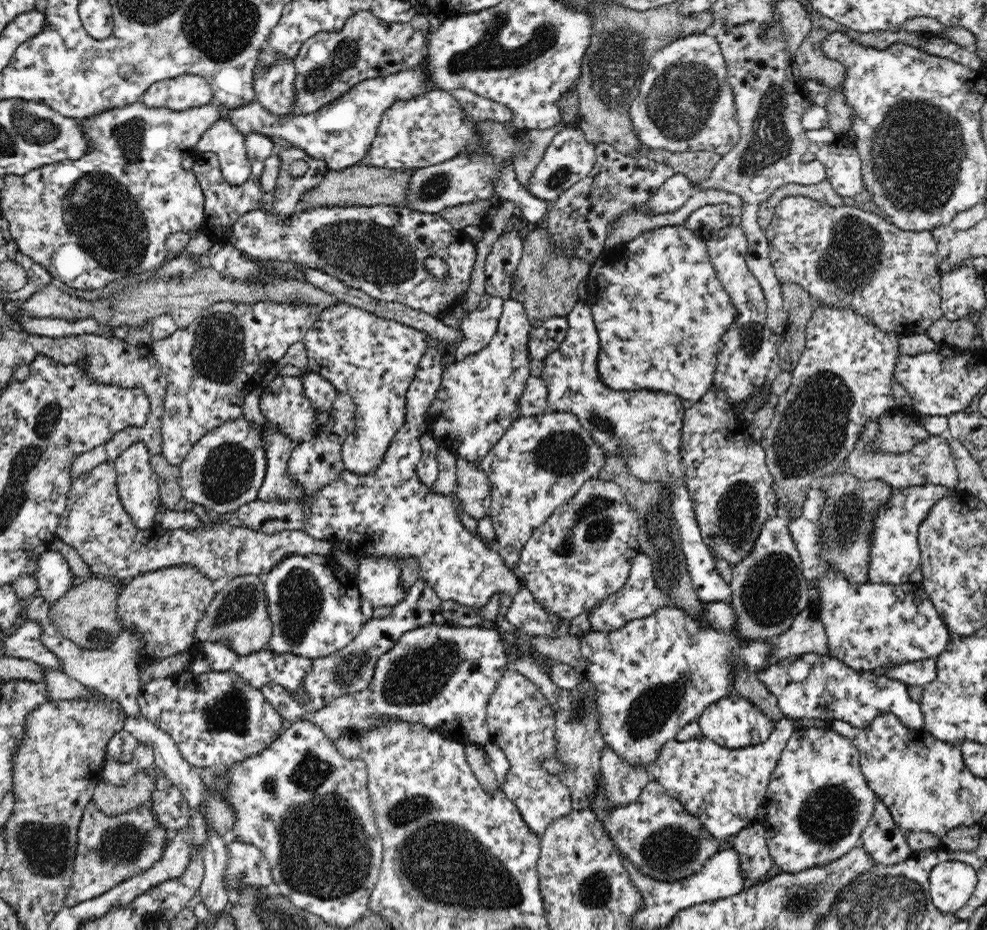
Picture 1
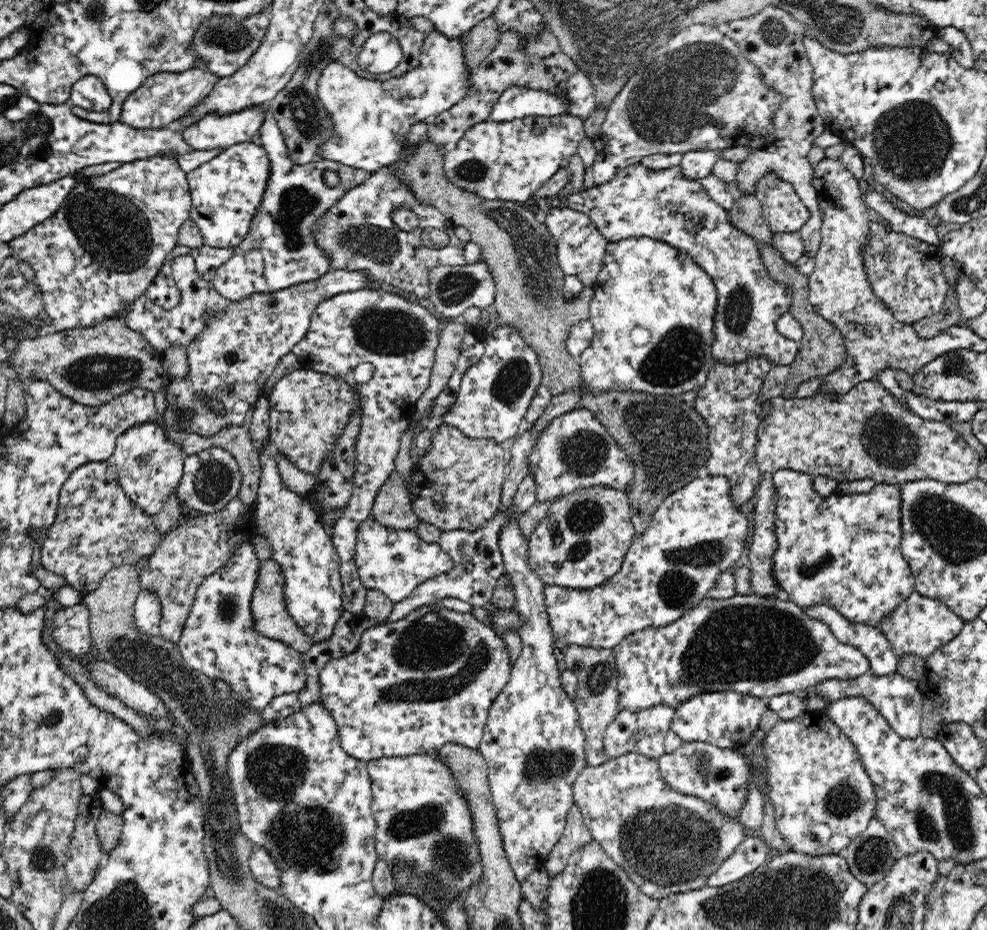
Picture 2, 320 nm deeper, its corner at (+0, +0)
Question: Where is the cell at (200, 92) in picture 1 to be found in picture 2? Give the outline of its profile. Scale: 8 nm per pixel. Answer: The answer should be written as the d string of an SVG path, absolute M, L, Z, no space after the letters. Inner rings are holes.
M190 68L184 72L156 72L149 76L122 102L118 121L135 129L166 129L203 101L219 79L206 68Z

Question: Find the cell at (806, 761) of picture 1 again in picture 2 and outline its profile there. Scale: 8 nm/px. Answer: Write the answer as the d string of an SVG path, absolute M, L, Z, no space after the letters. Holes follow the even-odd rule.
M806 710L793 720L777 722L768 730L764 743L769 802L774 808L775 826L788 844L788 850L810 856L843 853L850 840L864 832L869 821L874 818L877 804L873 782L865 771L852 741L836 727L826 712L813 713ZM818 822L826 824L831 830L831 837L824 844L820 844L814 832L814 826L818 826Z

